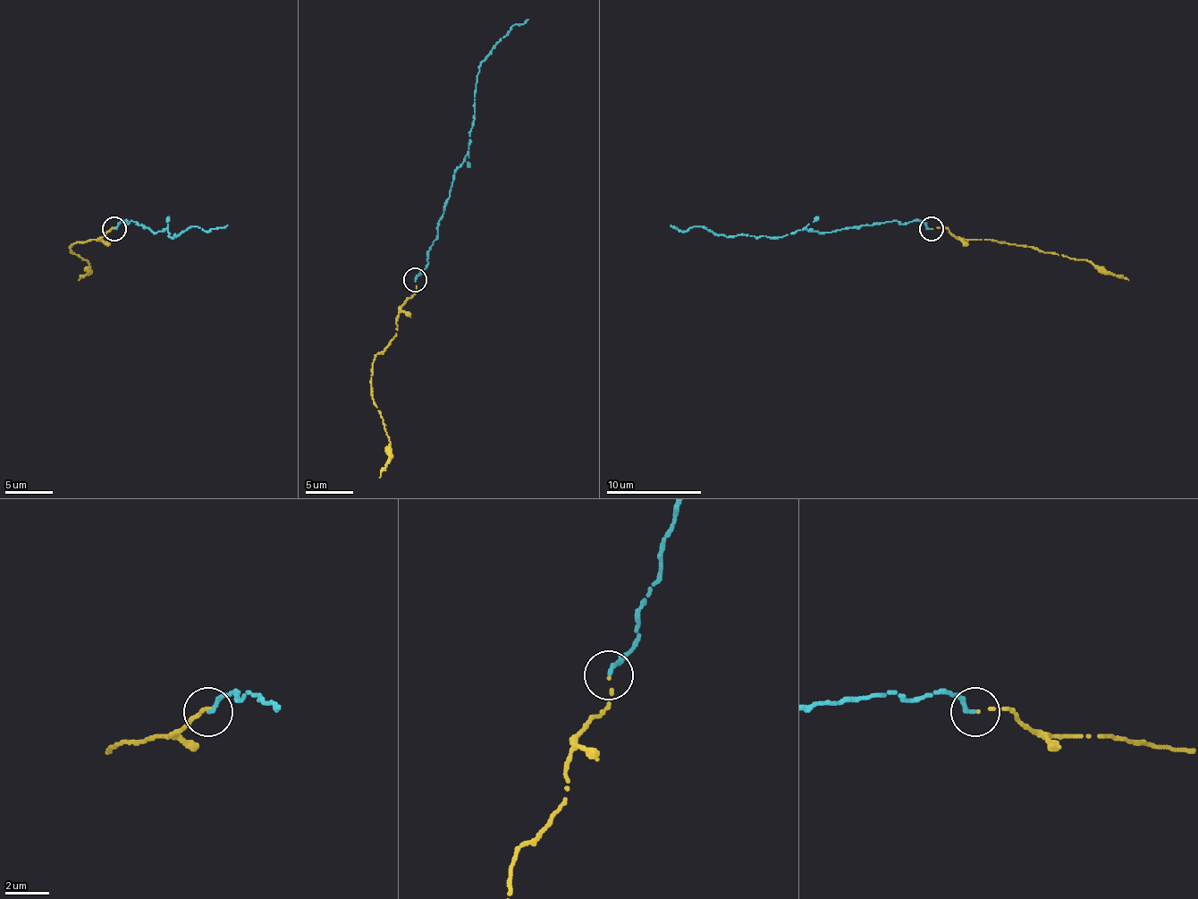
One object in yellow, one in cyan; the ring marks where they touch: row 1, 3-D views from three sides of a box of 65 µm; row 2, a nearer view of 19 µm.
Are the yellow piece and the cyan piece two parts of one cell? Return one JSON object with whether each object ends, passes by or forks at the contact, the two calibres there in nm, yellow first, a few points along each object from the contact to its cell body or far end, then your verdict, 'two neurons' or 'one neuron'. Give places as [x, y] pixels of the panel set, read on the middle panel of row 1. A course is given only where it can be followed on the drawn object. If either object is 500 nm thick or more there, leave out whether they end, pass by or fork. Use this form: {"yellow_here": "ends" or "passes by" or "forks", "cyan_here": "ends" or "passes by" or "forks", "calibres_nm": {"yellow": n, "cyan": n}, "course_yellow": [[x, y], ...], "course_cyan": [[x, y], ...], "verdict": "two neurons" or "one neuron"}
{"yellow_here": "ends", "cyan_here": "ends", "calibres_nm": {"yellow": 100, "cyan": 200}, "course_yellow": [[416, 282], [401, 308], [396, 336], [375, 355], [370, 377], [373, 402], [390, 441], [390, 460], [380, 477]], "course_cyan": [[416, 279], [427, 262], [453, 172], [468, 153], [480, 63], [510, 27], [527, 20]], "verdict": "one neuron"}

